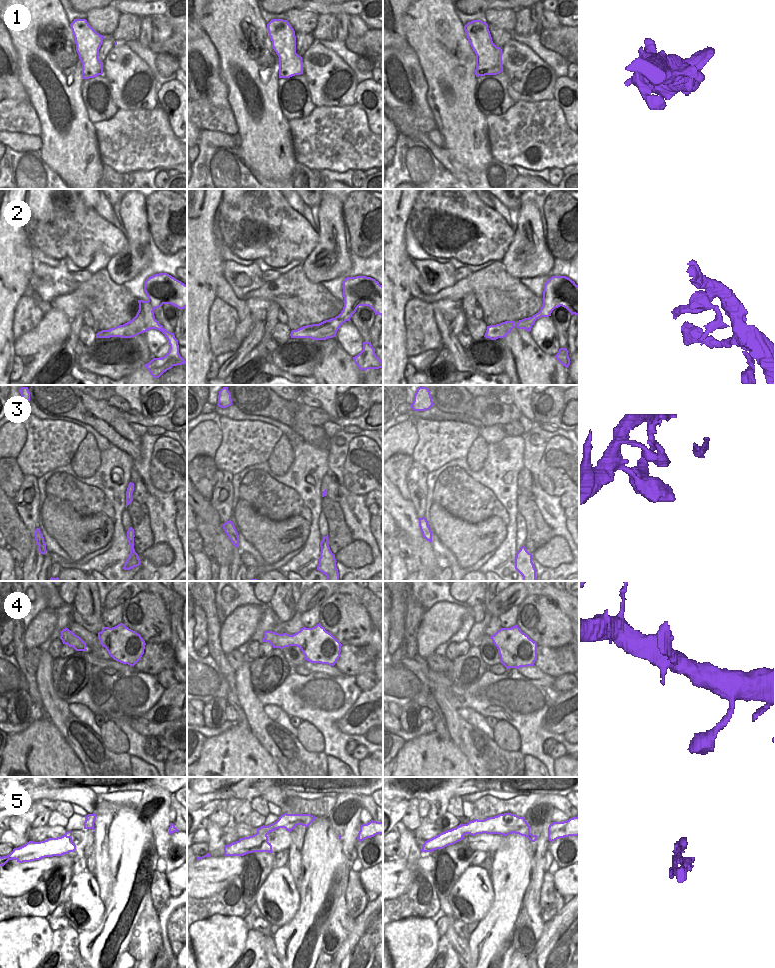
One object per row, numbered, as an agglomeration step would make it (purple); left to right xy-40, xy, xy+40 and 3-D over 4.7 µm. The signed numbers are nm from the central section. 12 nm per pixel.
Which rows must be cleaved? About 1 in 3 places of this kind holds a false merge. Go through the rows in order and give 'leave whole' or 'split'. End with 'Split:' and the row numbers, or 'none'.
1: leave whole
2: split
3: leave whole
4: leave whole
5: split
Split: 2, 5

